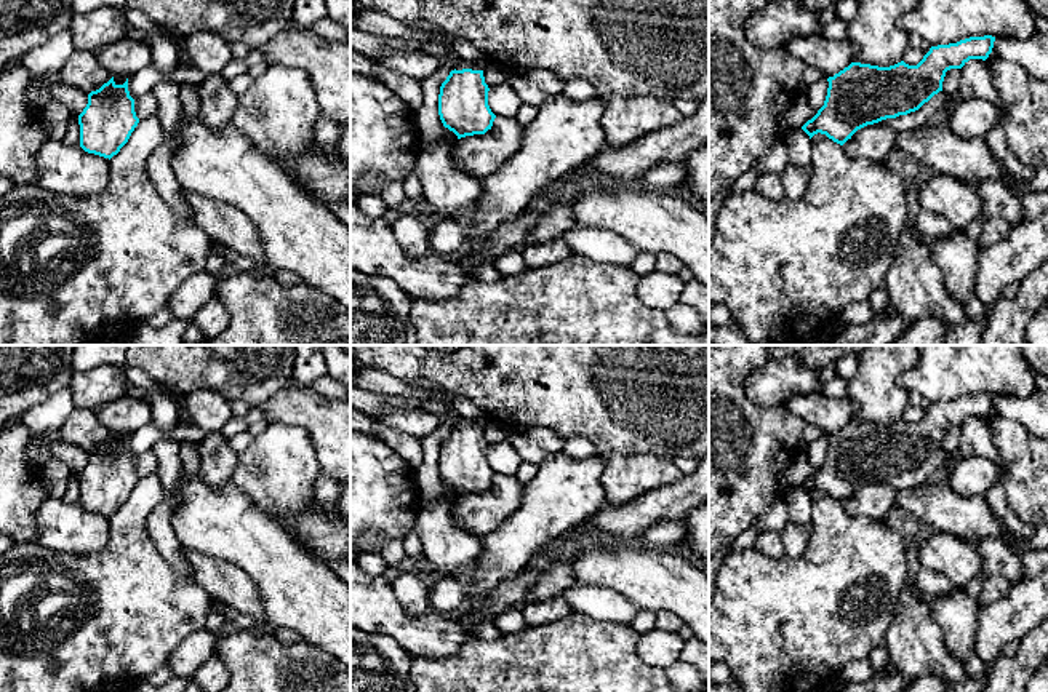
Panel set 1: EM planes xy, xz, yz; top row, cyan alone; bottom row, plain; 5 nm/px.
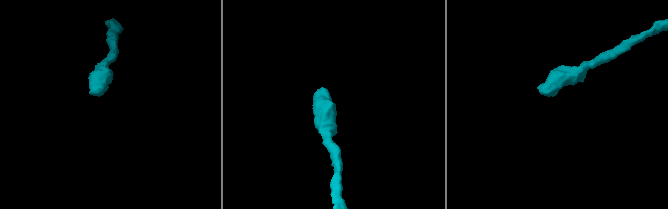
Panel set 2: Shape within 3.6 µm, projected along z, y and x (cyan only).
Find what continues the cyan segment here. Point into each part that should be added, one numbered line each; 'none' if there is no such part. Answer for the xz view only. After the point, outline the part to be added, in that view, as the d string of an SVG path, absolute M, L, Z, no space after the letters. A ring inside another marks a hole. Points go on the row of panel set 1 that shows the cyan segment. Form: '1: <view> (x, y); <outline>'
1: xz (461, 64); M483 58L482 61L458 61L456 64L456 70L462 70L462 69L472 69L472 70L483 70L488 64L488 58Z

